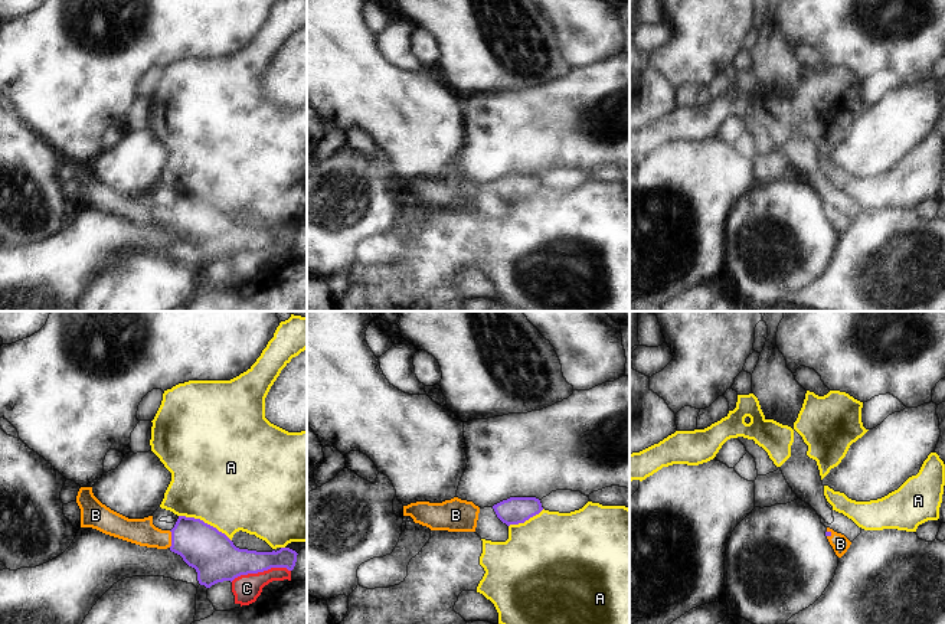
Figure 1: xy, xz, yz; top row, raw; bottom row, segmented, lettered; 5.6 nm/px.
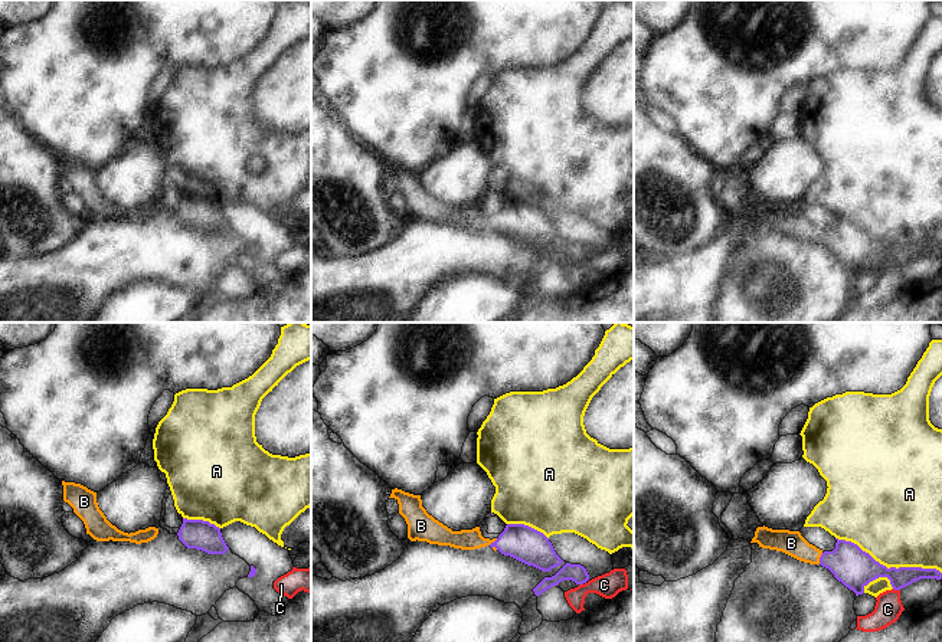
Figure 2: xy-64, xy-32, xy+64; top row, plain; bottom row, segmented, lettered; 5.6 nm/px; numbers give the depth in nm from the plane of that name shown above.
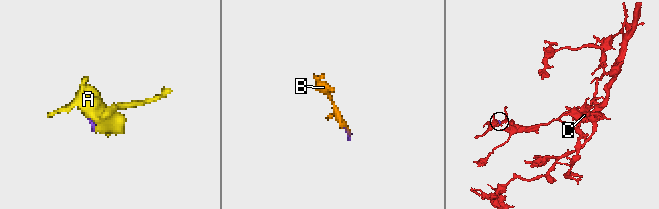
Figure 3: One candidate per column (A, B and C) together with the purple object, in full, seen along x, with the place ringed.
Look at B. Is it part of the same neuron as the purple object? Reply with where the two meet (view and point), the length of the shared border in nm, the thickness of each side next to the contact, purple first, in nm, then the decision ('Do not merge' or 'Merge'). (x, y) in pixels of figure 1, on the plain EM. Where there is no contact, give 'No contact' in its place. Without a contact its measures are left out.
Touches purple at xy (172, 216). Shared border 100 nm. Thickness 260 nm (purple) against 150 nm. Merge.

